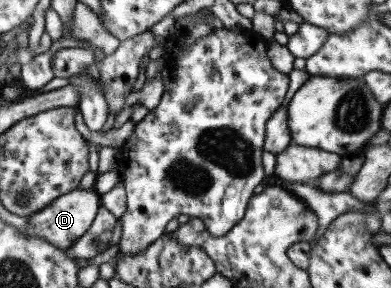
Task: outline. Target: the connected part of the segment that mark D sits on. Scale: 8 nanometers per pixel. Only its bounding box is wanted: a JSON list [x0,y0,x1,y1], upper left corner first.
[23,186,100,250]

